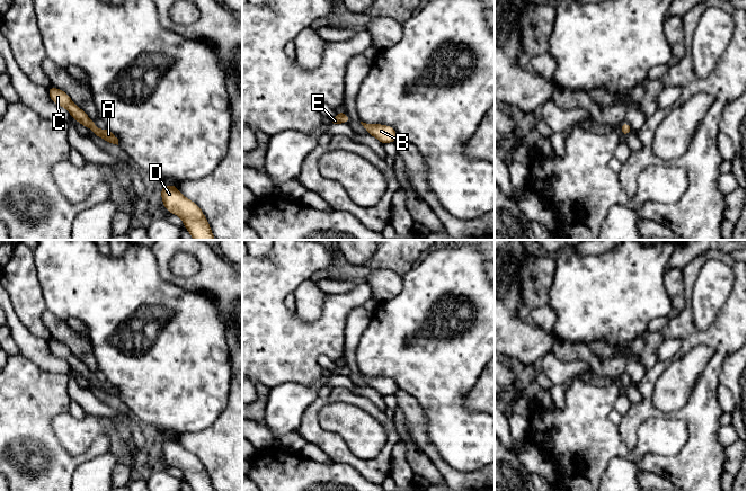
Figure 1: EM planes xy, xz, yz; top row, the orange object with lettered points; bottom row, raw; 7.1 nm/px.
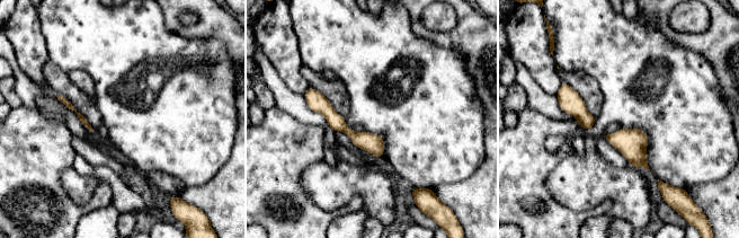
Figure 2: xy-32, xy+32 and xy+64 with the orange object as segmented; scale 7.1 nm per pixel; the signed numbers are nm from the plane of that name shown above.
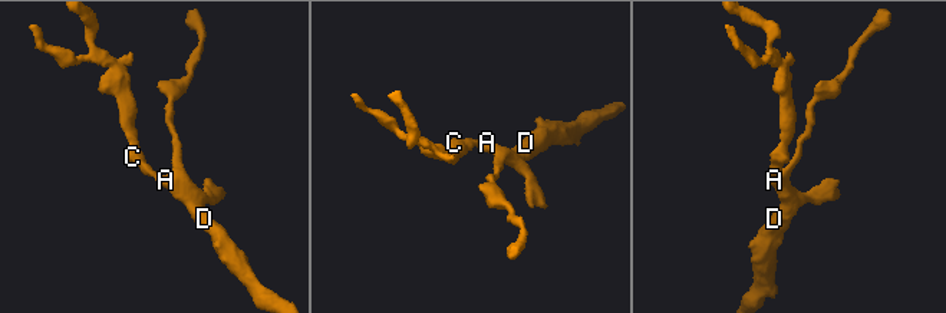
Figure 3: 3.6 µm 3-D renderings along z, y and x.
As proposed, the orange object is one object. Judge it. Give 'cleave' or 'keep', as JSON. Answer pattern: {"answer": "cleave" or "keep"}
{"answer": "keep"}

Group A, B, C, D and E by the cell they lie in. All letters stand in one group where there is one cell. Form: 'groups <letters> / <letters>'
groups A B C D E

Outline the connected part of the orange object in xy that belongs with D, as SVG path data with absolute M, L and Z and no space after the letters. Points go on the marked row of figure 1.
M176 185L163 186L161 198L166 209L179 216L194 240L215 240L211 226L197 204L186 198Z

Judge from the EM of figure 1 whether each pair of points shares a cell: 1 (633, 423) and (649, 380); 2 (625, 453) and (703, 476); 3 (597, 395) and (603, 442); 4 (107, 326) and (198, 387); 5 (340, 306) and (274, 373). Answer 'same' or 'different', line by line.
1: same
2: different
3: same
4: same
5: same

